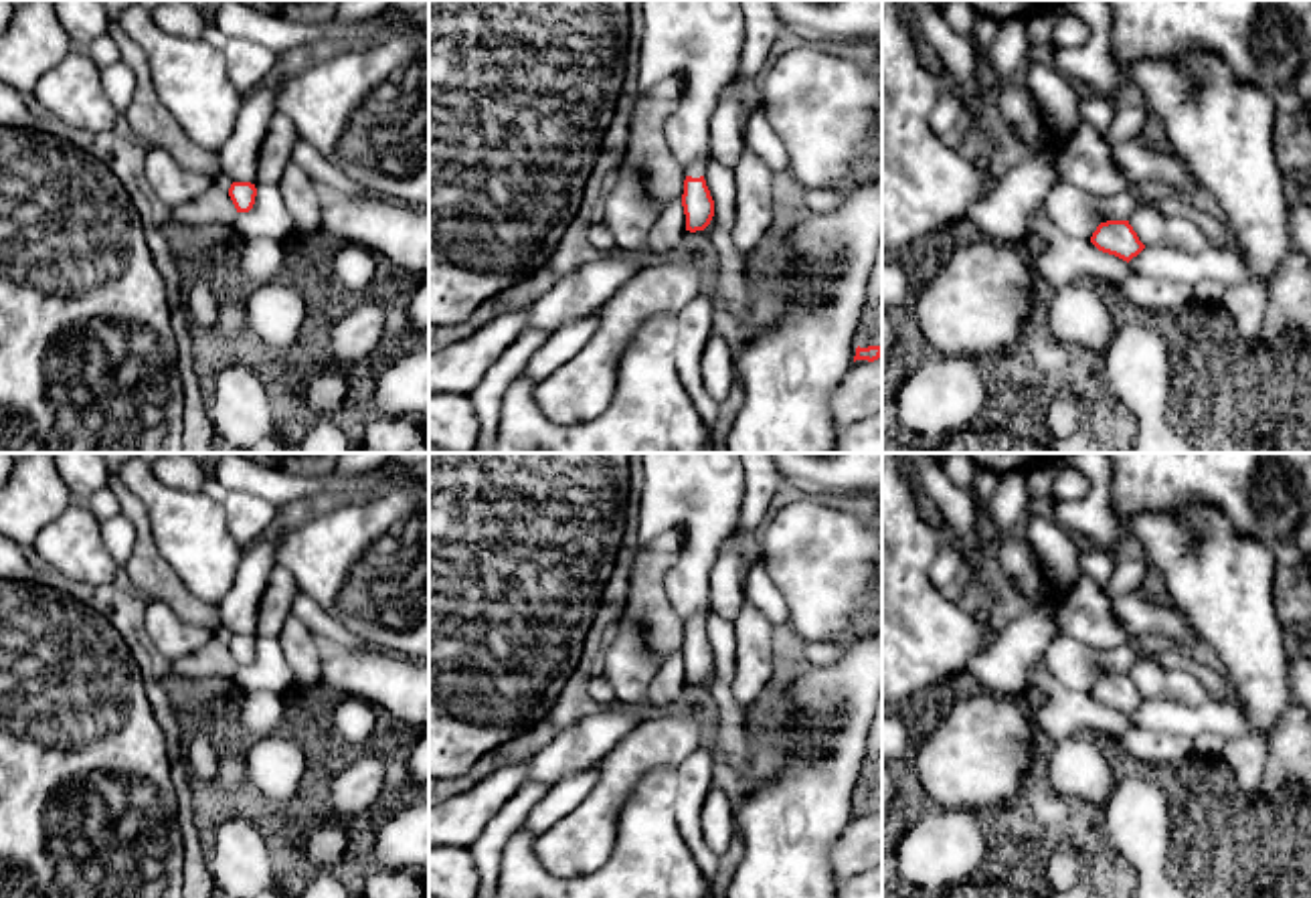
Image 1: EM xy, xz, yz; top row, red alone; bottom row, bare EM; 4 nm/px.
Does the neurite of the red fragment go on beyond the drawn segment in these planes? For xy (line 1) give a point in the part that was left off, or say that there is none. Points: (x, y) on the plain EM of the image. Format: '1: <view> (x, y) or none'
1: none

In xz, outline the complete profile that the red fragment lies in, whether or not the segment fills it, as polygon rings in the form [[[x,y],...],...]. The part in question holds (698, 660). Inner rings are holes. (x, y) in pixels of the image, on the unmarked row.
[[[698,609],[696,613],[684,617],[684,647],[682,659],[686,667],[686,684],[704,684],[714,669],[714,653],[706,639],[706,621],[710,617],[708,609]]]

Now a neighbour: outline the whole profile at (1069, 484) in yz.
[[[1062,465],[1054,477],[1052,498],[1054,500],[1082,500],[1090,489],[1090,481],[1084,473],[1070,465]]]

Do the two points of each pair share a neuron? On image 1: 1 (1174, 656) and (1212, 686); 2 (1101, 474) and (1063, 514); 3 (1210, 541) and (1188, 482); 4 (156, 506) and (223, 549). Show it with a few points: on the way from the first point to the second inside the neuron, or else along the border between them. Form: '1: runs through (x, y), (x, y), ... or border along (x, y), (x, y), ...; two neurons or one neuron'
1: runs through (1184, 660), (1202, 676); one neuron
2: runs through (1101, 488), (1077, 514); one neuron
3: border along (1148, 510), (1180, 512), (1200, 500), (1235, 526); two neurons
4: runs through (172, 514), (207, 549); one neuron

